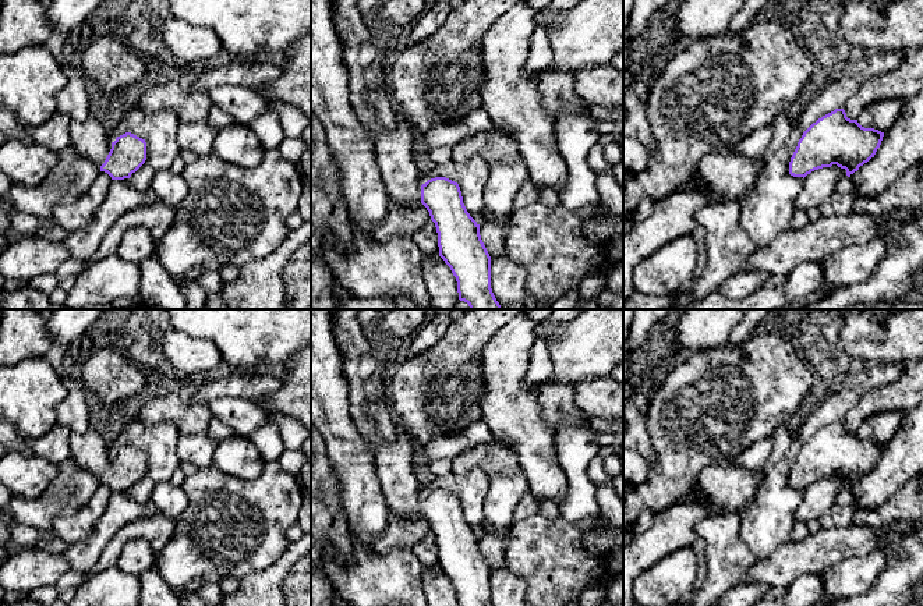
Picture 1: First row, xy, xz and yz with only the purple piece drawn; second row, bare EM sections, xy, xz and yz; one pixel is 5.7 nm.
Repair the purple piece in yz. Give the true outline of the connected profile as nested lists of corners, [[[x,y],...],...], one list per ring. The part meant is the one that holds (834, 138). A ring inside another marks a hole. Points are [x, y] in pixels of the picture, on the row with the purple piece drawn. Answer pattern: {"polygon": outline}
{"polygon": [[[844,109],[823,116],[802,135],[789,162],[789,174],[806,177],[814,170],[837,164],[850,177],[874,157],[884,132],[862,127]]]}

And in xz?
{"polygon": [[[396,110],[393,131],[375,132],[374,156],[382,174],[390,201],[403,205],[422,203],[429,212],[438,233],[439,256],[450,267],[457,281],[459,300],[470,309],[501,309],[491,288],[491,256],[481,240],[480,224],[470,216],[457,182],[446,177],[435,177],[425,184],[414,163],[414,130],[406,117]]]}

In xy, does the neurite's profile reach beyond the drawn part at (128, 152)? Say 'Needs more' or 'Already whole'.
Needs more

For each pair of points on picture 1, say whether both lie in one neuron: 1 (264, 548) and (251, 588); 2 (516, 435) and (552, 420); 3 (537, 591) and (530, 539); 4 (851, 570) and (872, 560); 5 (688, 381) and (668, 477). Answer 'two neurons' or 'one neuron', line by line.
1: two neurons
2: two neurons
3: one neuron
4: one neuron
5: one neuron

